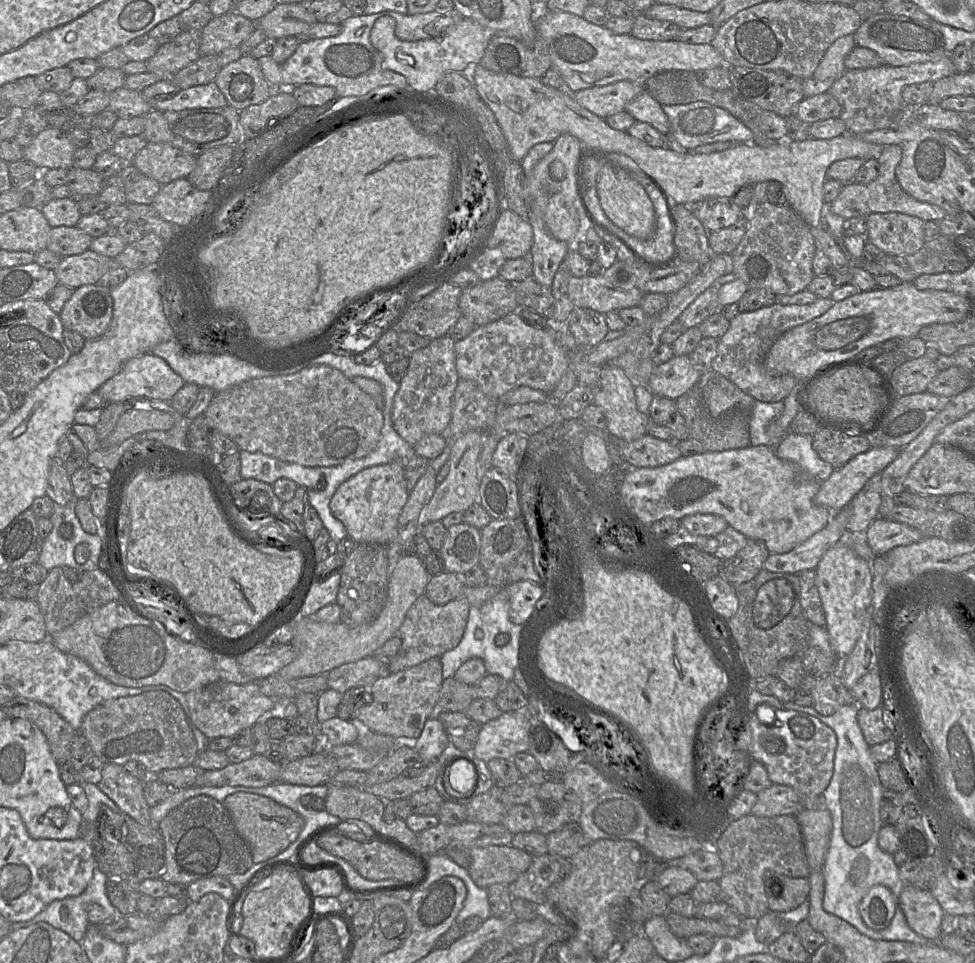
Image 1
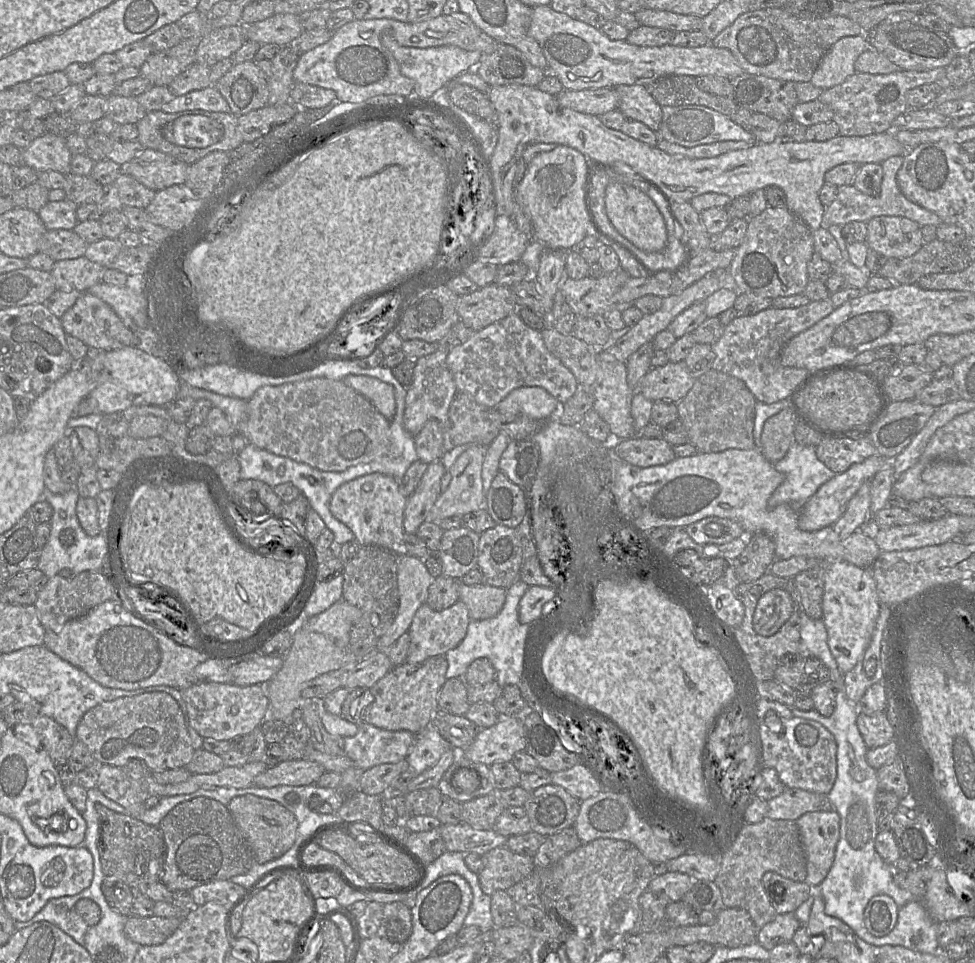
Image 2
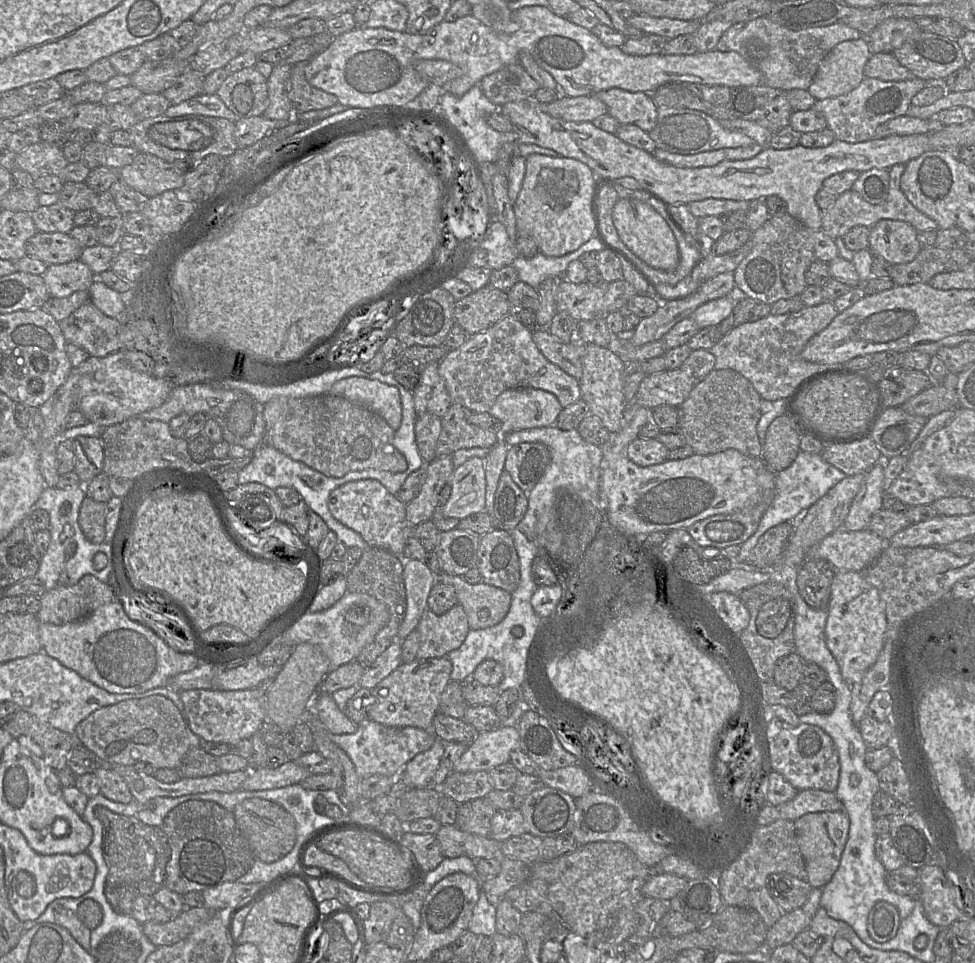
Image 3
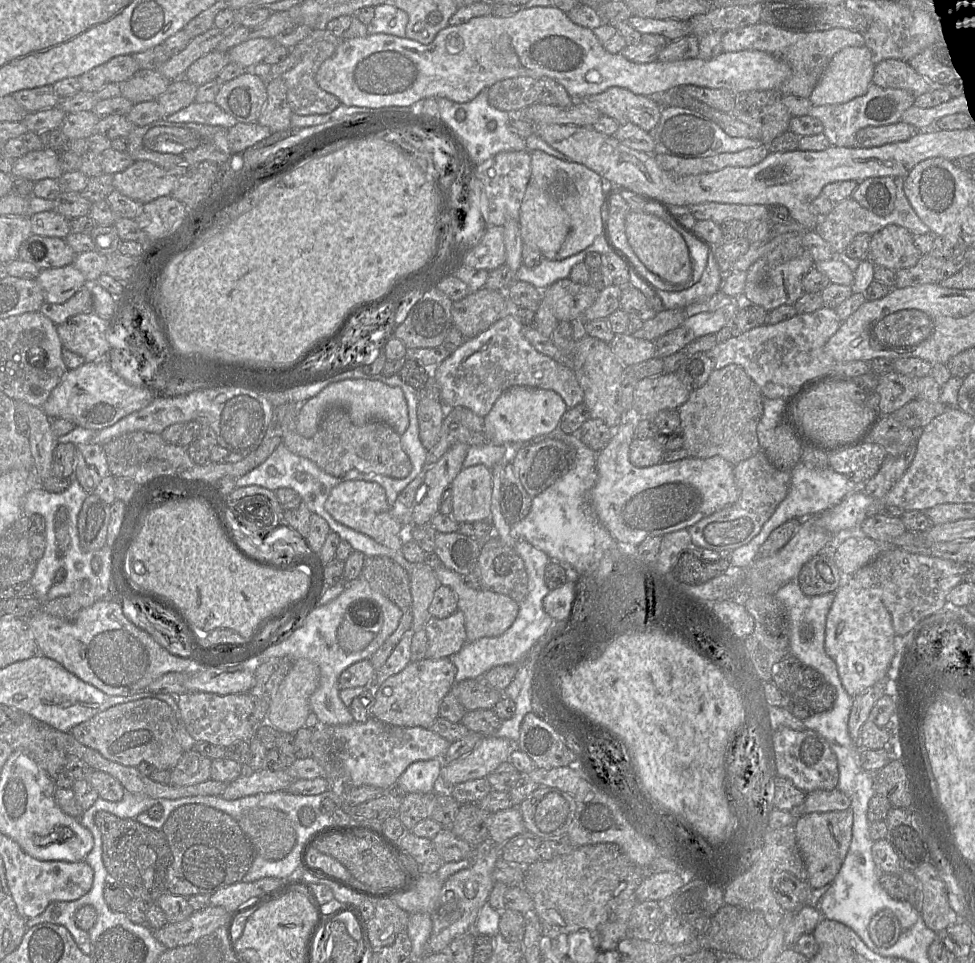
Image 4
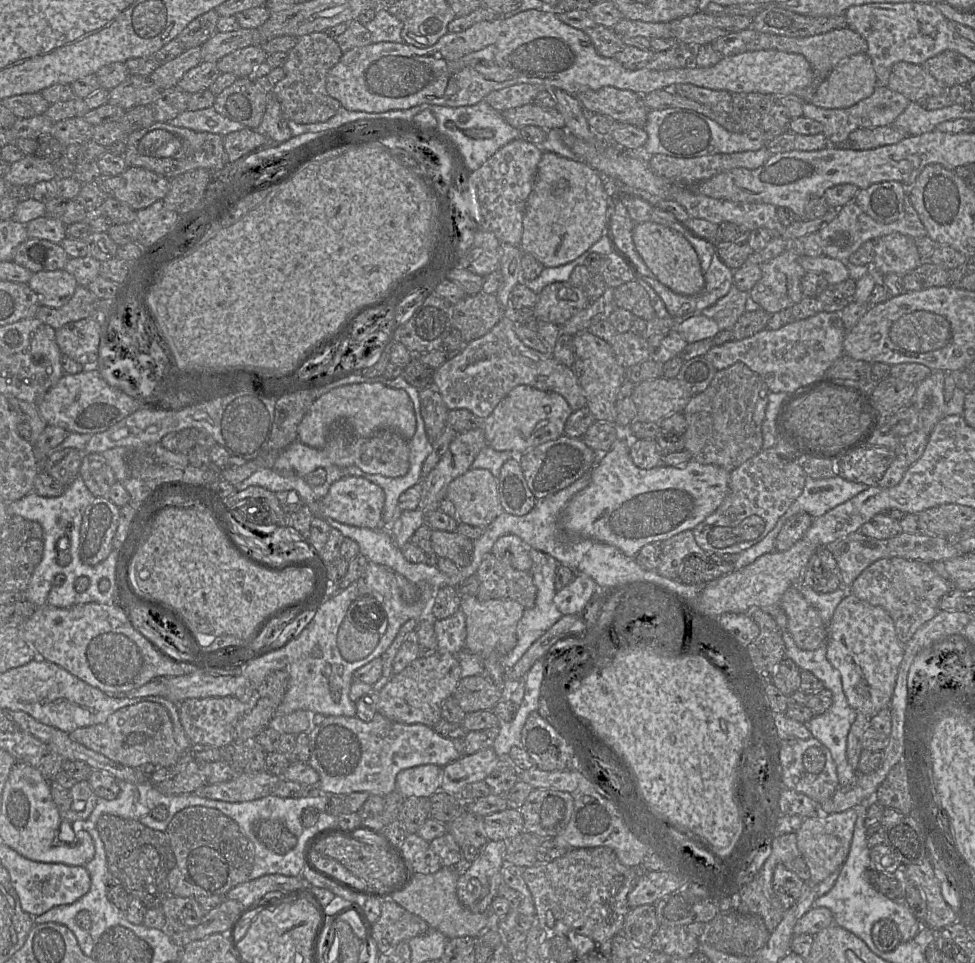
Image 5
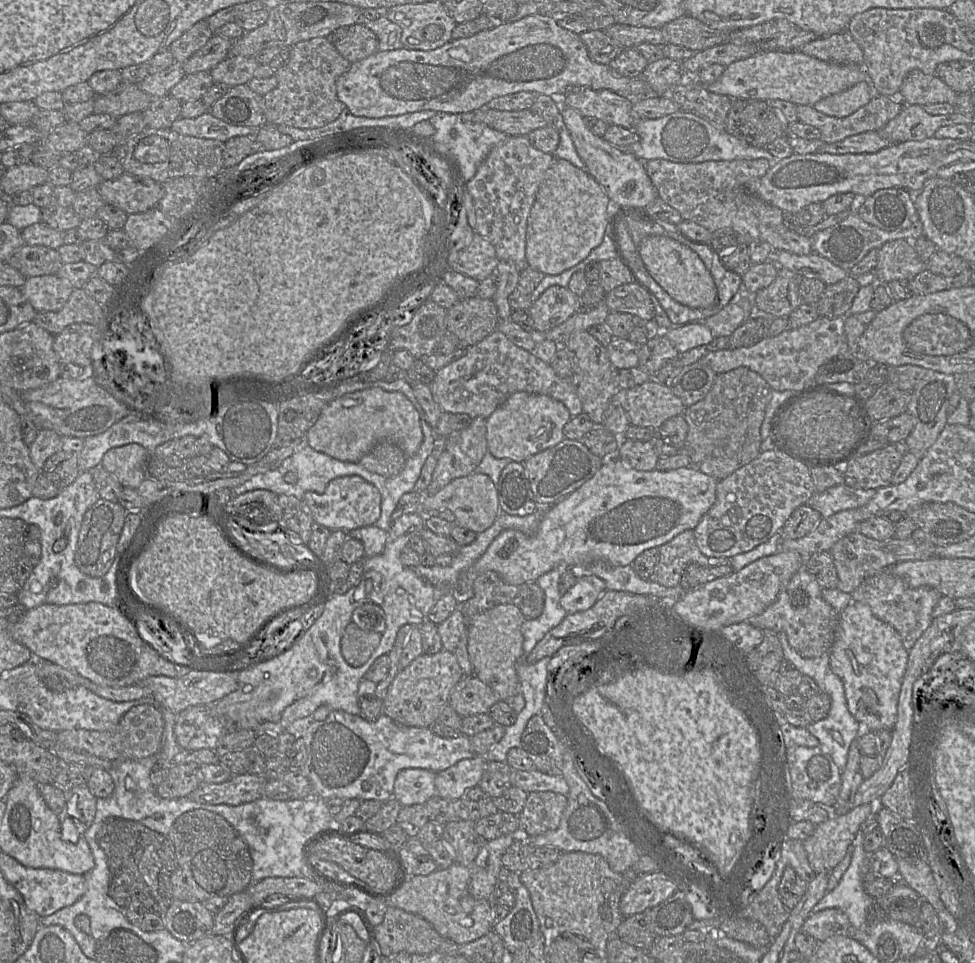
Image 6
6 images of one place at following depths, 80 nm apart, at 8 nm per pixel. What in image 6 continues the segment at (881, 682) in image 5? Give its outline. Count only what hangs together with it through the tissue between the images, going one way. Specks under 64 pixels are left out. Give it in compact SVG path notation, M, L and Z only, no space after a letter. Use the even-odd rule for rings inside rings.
M852 601L837 615L829 654L831 670L843 682L850 713L865 730L892 730L897 720L899 694L908 662L908 652L899 633L877 618L868 605Z

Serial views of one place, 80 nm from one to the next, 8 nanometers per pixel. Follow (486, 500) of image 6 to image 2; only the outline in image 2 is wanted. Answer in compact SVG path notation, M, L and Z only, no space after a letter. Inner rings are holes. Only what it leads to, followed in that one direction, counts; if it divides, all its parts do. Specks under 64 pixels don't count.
M472 445L457 458L450 468L449 486L440 493L426 520L441 521L479 509L487 510L481 478L485 448Z

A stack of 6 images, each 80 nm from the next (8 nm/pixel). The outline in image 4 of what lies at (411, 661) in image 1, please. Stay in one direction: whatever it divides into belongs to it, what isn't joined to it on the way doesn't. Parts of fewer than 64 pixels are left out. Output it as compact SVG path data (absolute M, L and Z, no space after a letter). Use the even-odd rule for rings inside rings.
M459 609L446 618L429 616L424 629L428 640L426 658L449 658L466 643L464 614Z

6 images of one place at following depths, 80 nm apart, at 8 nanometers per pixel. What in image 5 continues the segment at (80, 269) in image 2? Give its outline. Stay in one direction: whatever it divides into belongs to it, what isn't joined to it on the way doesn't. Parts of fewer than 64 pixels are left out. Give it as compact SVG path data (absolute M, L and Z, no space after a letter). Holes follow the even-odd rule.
M65 269L34 273L27 284L37 295L40 306L48 306L51 308L60 308L68 303L78 287L75 277Z

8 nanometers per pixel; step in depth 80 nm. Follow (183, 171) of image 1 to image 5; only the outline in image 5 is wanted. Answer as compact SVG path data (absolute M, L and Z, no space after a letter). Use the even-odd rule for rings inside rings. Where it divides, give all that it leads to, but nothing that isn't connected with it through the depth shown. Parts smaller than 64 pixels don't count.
M128 167L123 173L102 178L102 186L118 201L138 211L161 201L170 189L170 180L141 167Z

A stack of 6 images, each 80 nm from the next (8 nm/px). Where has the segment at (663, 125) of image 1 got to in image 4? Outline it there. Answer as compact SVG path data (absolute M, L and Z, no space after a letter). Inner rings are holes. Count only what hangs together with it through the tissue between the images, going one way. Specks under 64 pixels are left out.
M610 87L583 100L619 124L632 123L646 132L651 131L660 118L661 106L654 98L634 94L621 87Z

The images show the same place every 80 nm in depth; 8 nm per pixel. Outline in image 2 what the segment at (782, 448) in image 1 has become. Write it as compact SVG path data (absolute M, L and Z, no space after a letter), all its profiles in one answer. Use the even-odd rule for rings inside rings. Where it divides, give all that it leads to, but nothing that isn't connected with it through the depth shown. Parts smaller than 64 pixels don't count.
M794 442L785 457L774 464L775 469L784 475L784 481L769 498L768 506L770 508L781 504L803 506L821 485L836 475L818 459L815 448Z

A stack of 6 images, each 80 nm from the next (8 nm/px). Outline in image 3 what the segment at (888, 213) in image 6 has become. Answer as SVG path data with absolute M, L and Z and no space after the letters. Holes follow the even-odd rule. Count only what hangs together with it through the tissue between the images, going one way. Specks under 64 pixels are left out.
M873 168L860 173L852 190L866 202L872 205L882 205L888 199L889 183L890 177L887 170Z

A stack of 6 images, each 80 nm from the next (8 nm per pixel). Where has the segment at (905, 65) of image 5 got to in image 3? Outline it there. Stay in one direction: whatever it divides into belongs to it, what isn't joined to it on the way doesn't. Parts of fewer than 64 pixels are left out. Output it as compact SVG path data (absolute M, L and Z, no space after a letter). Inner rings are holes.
M892 53L871 55L865 65L864 74L865 77L893 82L916 78L911 71L899 63Z

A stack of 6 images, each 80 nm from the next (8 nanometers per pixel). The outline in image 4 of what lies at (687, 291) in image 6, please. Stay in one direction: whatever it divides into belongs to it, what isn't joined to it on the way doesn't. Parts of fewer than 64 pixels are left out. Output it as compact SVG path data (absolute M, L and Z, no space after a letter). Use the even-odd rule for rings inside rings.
M629 211L625 219L628 243L644 266L661 279L675 286L690 286L692 263L683 237L660 218L645 212Z

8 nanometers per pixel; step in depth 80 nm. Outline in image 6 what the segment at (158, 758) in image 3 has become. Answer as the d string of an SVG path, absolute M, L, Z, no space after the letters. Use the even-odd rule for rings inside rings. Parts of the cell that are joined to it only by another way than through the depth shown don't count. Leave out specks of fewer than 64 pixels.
M149 704L129 709L114 730L96 731L73 729L58 732L58 741L67 748L88 752L91 755L116 762L139 760L156 755L162 747L165 721L160 711Z

